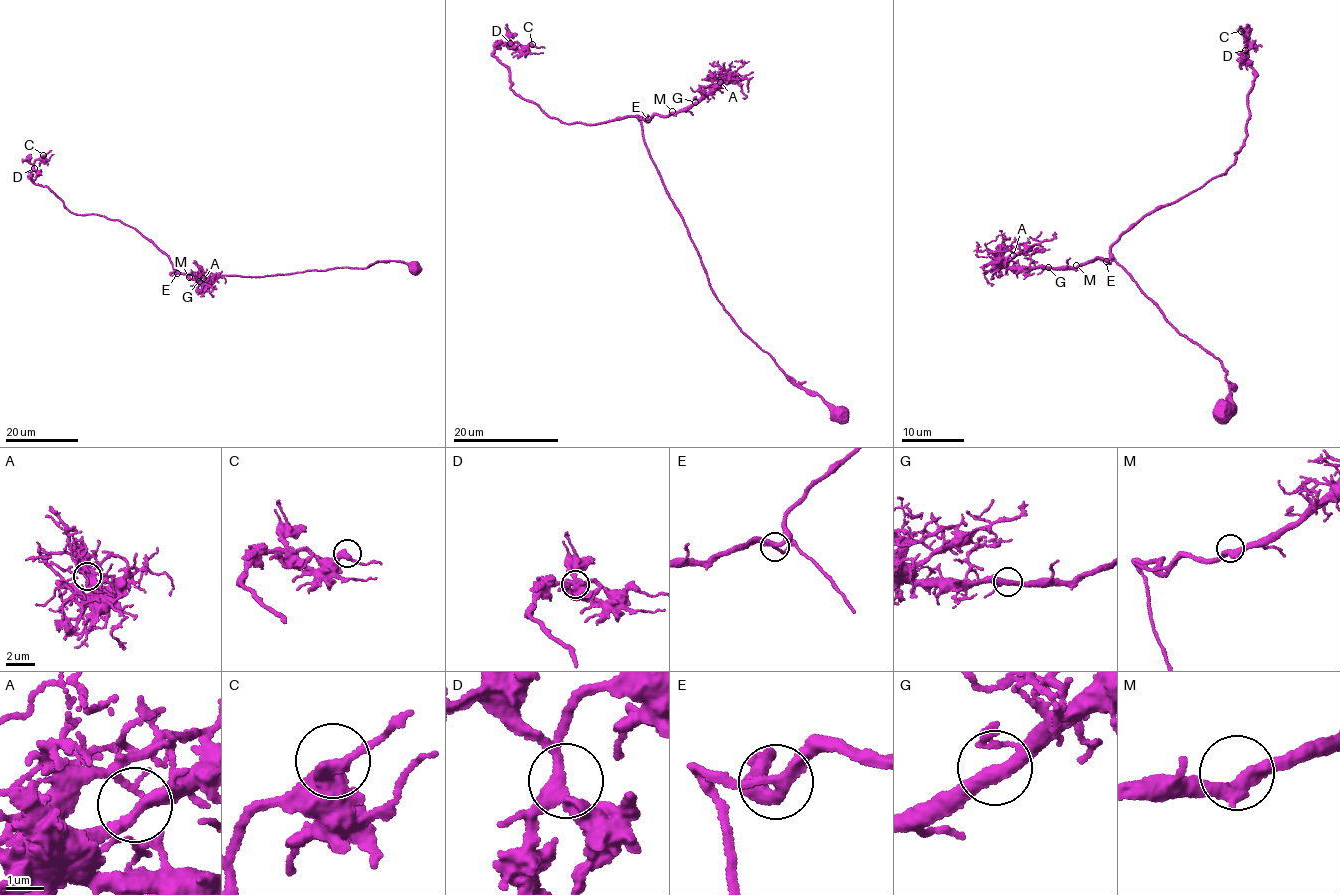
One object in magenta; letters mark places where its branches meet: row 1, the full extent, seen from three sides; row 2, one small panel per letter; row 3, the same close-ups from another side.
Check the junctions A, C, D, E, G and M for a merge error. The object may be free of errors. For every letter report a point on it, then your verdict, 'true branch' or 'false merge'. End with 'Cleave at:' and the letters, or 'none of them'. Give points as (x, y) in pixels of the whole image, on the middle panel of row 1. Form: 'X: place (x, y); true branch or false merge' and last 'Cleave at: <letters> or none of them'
A: place (720, 82); true branch
C: place (532, 44); true branch
D: place (510, 43); true branch
E: place (648, 119); true branch
G: place (695, 102); true branch
M: place (672, 111); true branch
Cleave at: none of them

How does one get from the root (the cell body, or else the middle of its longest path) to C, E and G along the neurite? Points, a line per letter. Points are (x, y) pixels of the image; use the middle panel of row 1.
C: (841, 413), (779, 369), (714, 293), (646, 145), (647, 115), (568, 124), (514, 94), (493, 53), (532, 44)
E: (841, 413), (779, 369), (771, 356), (745, 335), (714, 293), (680, 211), (646, 145), (639, 119), (648, 119)
G: (841, 413), (779, 369), (745, 335), (709, 285), (639, 120), (669, 117), (695, 102)

